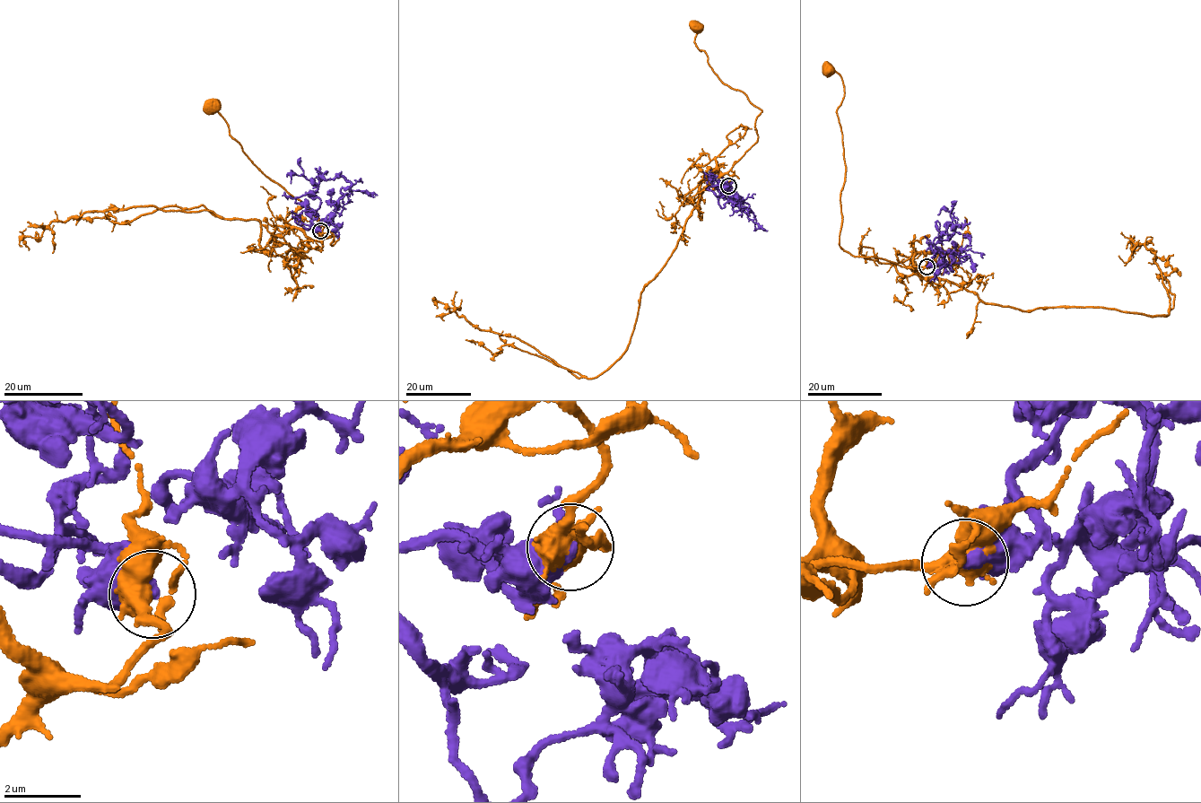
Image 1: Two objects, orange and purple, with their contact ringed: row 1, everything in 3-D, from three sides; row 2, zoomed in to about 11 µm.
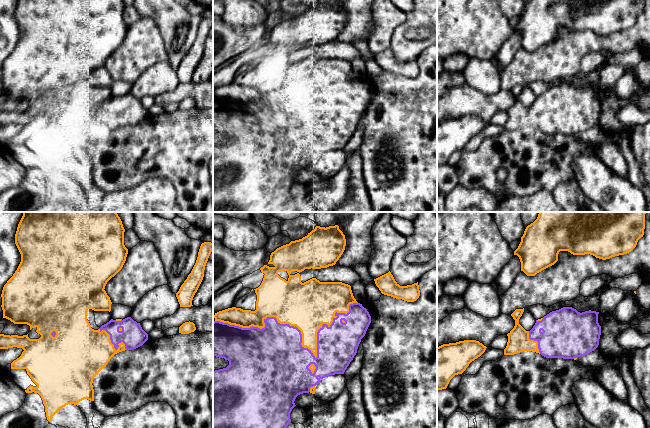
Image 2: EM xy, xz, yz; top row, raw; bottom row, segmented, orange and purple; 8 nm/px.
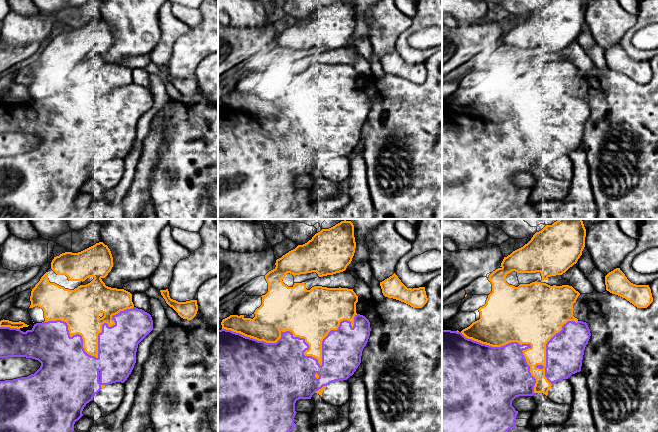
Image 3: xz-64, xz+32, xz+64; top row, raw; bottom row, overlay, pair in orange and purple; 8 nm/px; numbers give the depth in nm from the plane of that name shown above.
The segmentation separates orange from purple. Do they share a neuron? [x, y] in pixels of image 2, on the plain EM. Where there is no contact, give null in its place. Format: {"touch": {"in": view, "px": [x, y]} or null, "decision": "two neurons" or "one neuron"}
{"touch": {"in": "xz", "px": [302, 113]}, "decision": "two neurons"}

